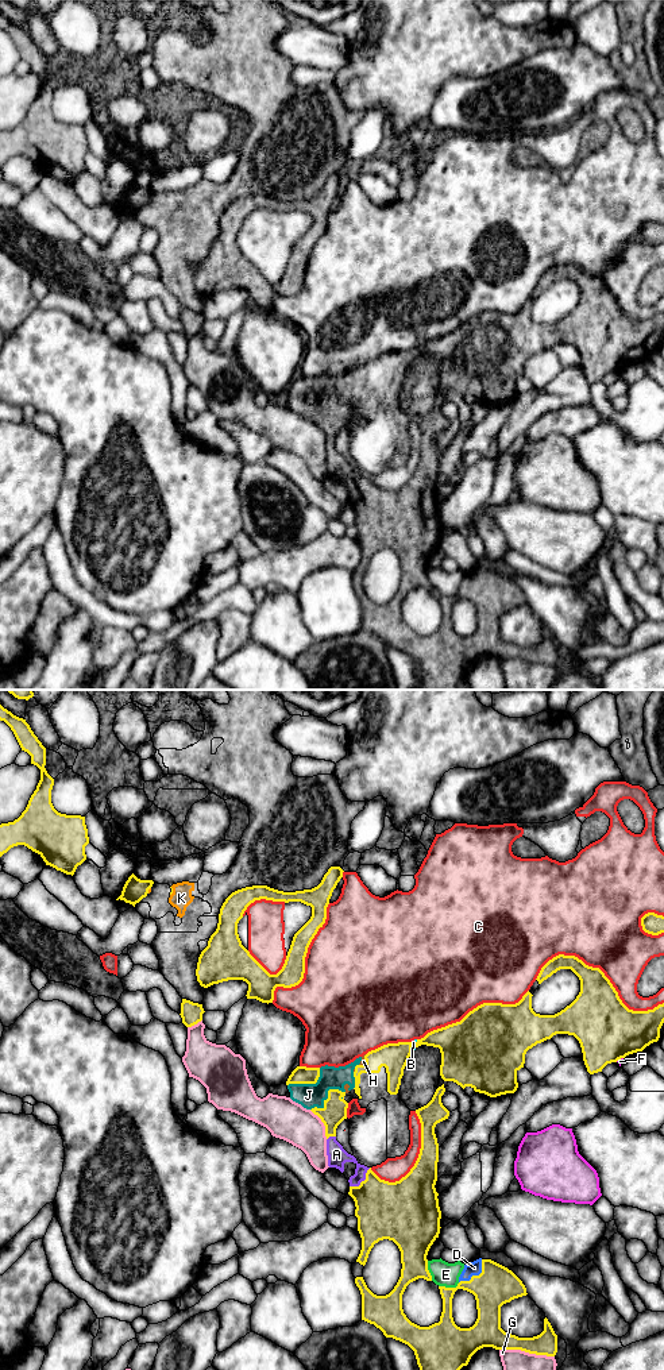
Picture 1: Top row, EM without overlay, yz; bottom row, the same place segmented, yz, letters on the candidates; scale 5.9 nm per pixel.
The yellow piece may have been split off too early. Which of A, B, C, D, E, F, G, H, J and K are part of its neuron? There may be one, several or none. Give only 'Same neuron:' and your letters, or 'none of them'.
Same neuron: A, B, D, H, J, K

